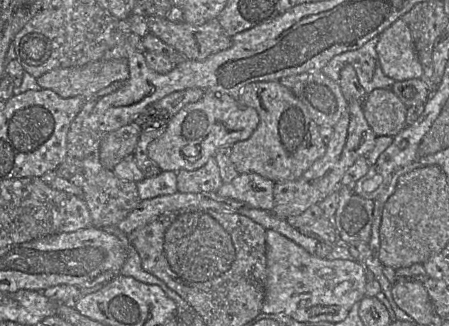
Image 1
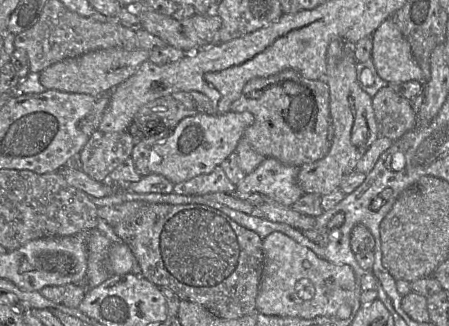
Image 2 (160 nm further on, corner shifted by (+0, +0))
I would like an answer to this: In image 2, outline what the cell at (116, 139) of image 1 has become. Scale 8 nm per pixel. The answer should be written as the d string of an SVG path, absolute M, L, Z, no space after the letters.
M95 131L79 153L81 170L98 182L108 182L109 174L131 157L135 139L128 131Z

